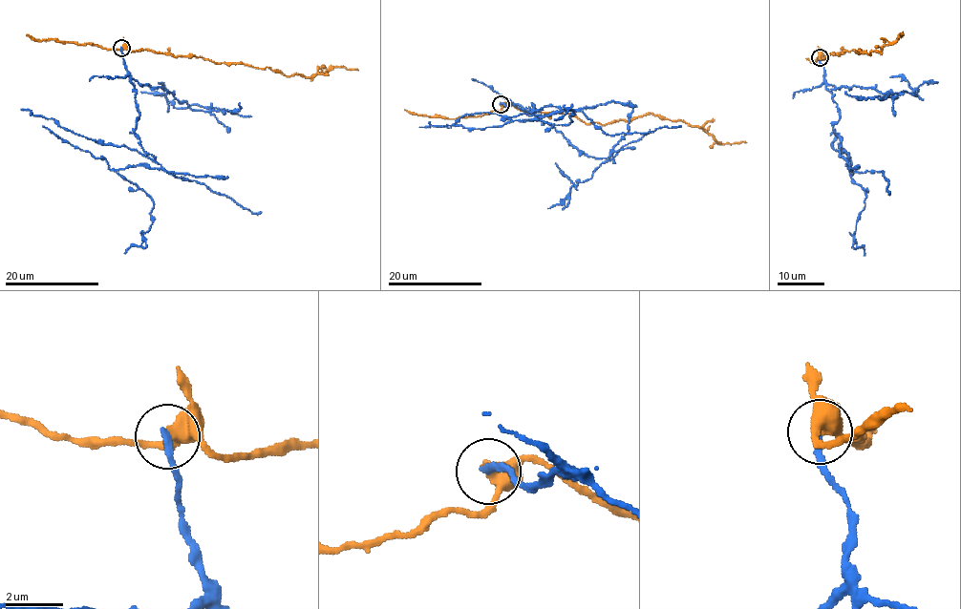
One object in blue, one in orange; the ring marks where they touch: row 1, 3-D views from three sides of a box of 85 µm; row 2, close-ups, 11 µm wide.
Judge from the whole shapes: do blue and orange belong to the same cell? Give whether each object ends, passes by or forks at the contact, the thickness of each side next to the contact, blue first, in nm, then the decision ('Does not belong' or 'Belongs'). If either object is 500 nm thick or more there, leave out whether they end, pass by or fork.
At the ring blue ends. At the ring orange passes by. Thickness 260 nm (blue) against 360 nm. Does not belong

